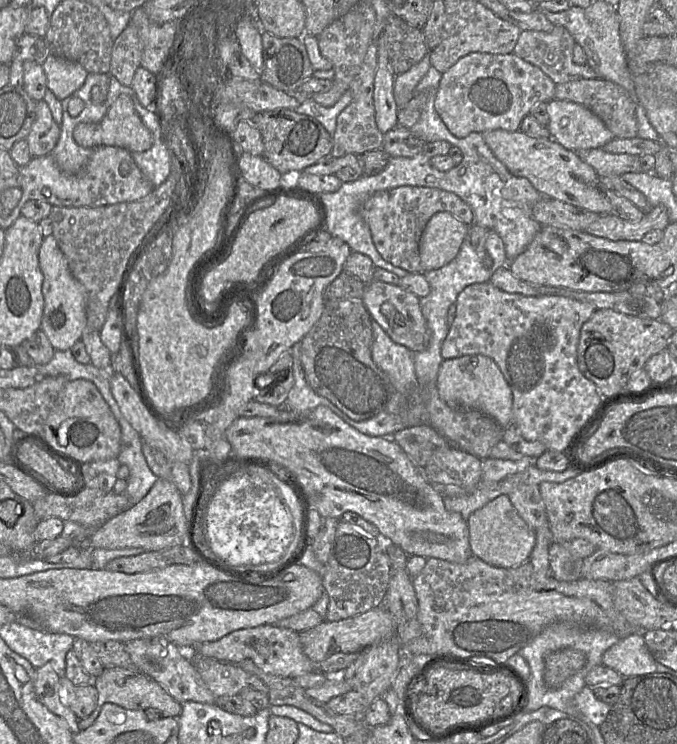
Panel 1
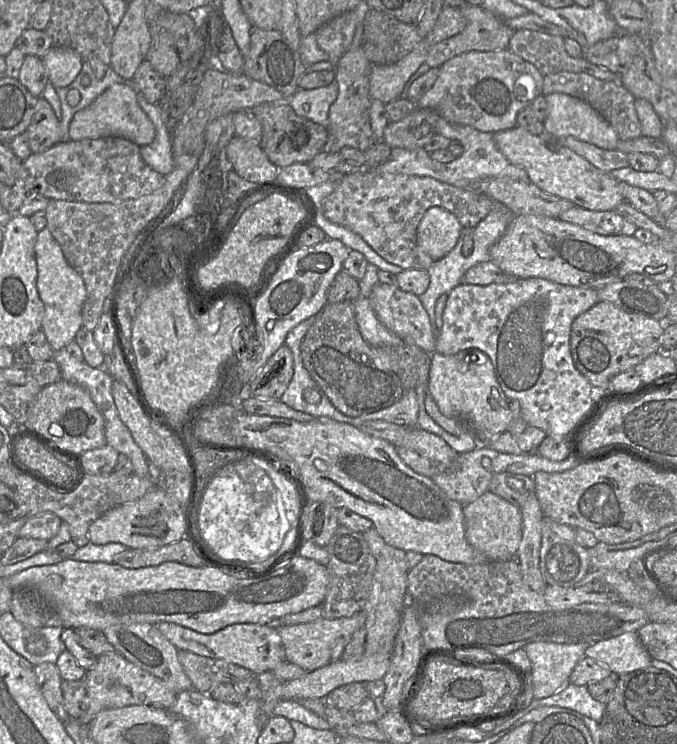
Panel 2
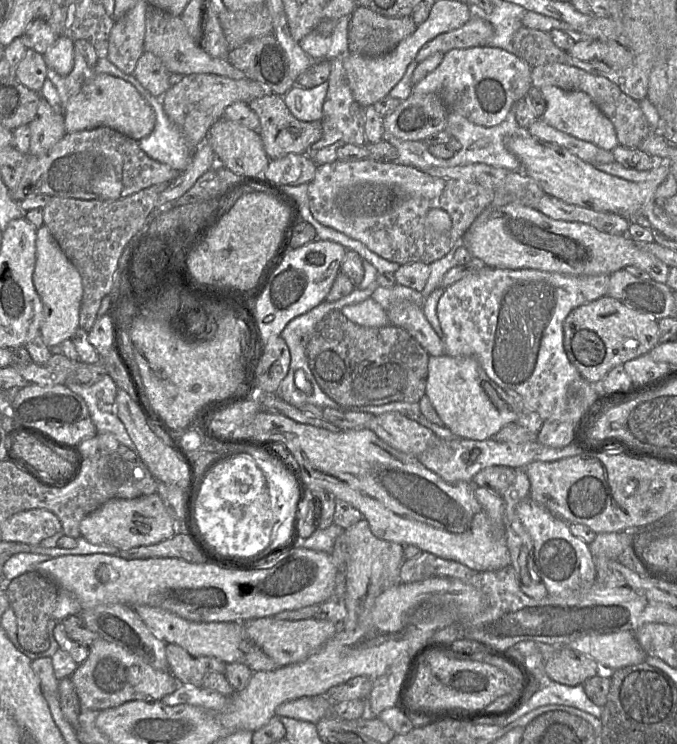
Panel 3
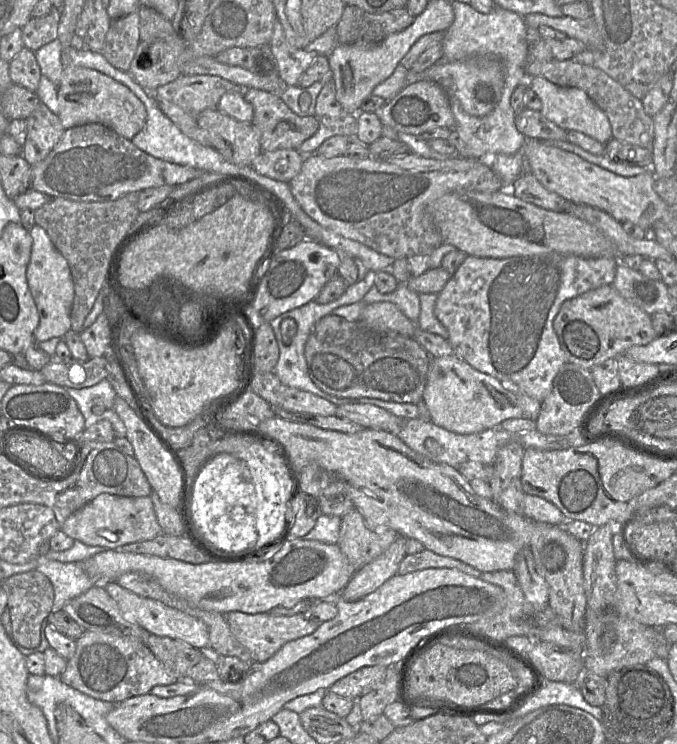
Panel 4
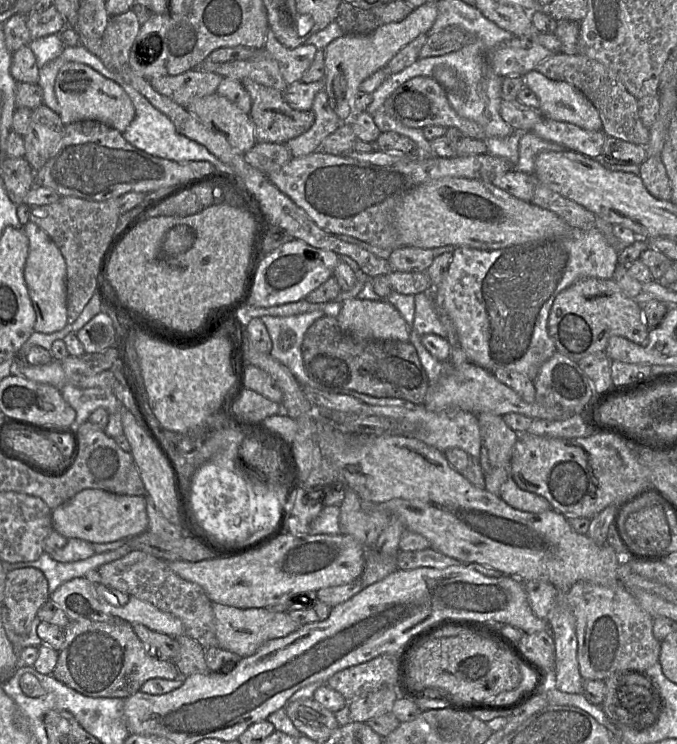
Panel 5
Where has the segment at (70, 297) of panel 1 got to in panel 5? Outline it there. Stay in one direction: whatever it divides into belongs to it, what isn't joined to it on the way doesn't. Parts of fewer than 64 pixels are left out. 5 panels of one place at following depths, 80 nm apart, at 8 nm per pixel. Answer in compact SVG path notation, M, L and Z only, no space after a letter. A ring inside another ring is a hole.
M30 221L23 226L23 231L29 239L24 279L36 312L34 331L44 334L60 331L67 325L65 259L54 241L38 225Z

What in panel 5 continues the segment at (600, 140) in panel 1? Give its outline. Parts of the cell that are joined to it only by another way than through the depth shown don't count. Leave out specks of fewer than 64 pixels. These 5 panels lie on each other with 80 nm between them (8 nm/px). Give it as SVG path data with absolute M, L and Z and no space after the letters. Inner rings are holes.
M532 70L524 75L525 85L538 97L544 117L574 124L589 131L603 128L598 110L577 88L564 81L547 78Z

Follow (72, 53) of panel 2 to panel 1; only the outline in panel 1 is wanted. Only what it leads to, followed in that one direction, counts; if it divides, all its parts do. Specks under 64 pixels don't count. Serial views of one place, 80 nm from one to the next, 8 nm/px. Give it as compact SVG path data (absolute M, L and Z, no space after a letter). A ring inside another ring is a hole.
M50 54L42 64L47 88L60 100L77 92L85 83L88 72L79 63Z

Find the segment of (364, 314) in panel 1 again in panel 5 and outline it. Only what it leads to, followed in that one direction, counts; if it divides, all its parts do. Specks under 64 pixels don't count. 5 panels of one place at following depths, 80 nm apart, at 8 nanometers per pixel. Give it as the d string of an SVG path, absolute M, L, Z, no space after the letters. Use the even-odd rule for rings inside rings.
M325 315L307 329L301 351L306 373L320 390L346 389L377 398L403 399L417 406L424 404L429 380L415 347L409 341L359 339L344 331L336 317Z

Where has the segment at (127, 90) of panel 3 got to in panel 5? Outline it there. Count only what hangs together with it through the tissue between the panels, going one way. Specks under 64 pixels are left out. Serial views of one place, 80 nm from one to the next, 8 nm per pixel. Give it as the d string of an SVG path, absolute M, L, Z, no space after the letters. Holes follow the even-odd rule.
M65 63L56 76L55 95L60 107L59 116L65 126L82 120L94 120L123 133L135 118L133 102L125 90L86 64Z

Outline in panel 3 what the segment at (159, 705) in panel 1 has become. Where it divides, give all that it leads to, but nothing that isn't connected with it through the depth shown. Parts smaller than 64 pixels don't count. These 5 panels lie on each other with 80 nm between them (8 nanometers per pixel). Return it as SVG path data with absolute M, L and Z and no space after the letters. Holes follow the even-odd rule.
M98 637L88 647L88 657L69 677L78 694L81 707L102 711L125 702L162 701L180 684L169 671L161 671L145 663L122 647Z

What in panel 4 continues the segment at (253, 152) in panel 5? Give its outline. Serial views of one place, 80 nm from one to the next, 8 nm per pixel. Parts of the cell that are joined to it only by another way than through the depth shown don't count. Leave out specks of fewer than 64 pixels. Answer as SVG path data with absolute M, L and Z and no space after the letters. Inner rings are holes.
M296 149L262 151L251 163L258 173L290 182L301 170L304 156Z

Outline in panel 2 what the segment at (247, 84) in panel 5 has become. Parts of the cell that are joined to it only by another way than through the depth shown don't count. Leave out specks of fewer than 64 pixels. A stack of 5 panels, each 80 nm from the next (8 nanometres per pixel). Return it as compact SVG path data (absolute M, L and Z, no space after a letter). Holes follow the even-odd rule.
M286 101L267 102L254 107L251 112L261 123L260 145L269 160L279 168L294 163L308 163L323 151L328 132L325 127L298 116Z

